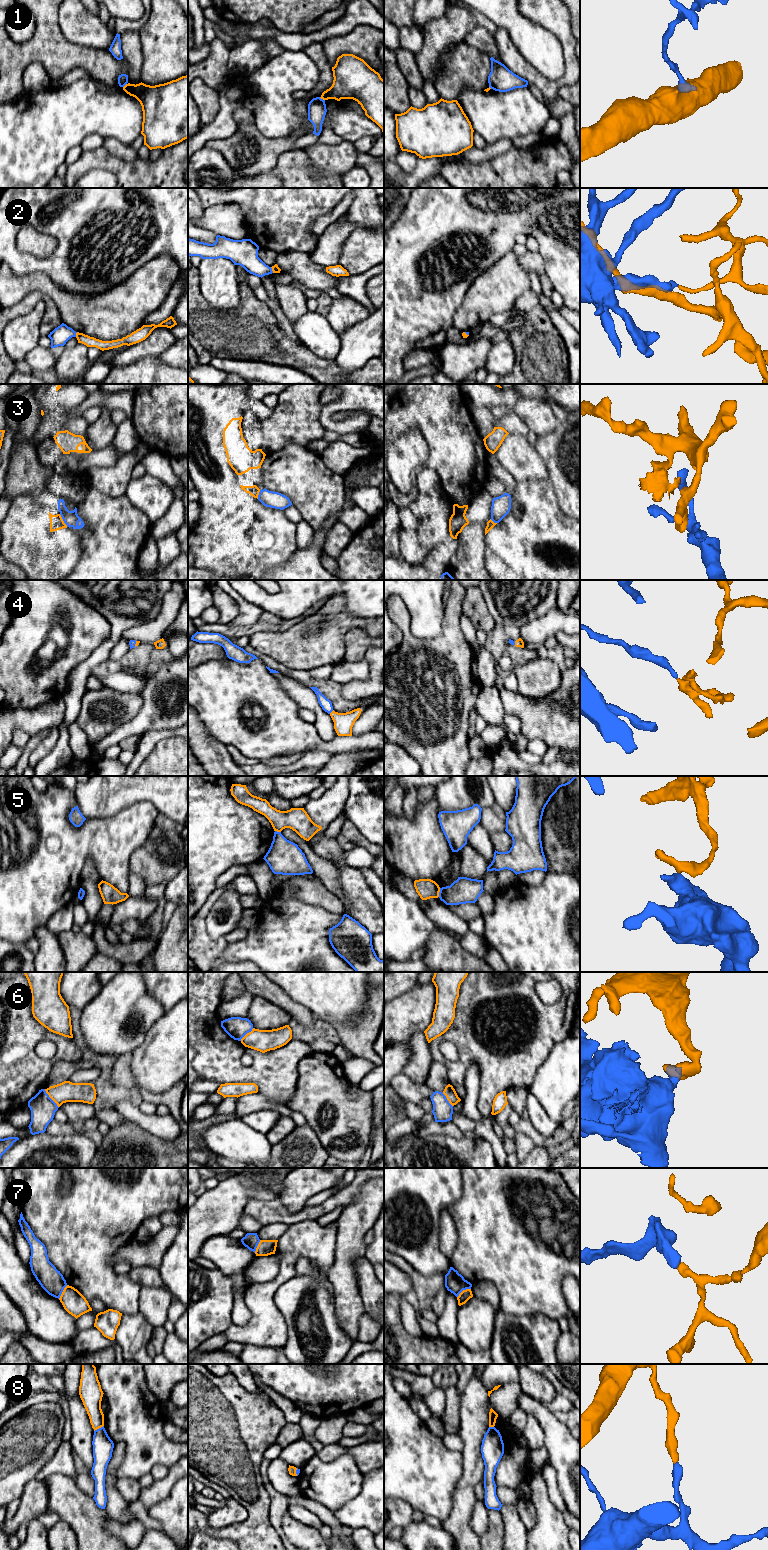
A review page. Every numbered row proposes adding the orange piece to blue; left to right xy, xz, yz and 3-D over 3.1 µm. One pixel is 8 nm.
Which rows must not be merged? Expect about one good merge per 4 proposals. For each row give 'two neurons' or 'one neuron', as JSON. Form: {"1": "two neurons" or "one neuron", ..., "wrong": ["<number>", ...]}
{"1": "two neurons", "2": "two neurons", "3": "two neurons", "4": "two neurons", "5": "two neurons", "6": "two neurons", "7": "two neurons", "8": "two neurons", "wrong": ["1", "2", "3", "4", "5", "6", "7", "8"]}

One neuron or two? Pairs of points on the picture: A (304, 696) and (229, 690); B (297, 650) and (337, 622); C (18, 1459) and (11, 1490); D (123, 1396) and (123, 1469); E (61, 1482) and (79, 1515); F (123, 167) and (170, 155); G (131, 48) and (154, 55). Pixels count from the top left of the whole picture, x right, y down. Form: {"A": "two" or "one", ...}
{"A": "two", "B": "one", "C": "one", "D": "one", "E": "one", "F": "one", "G": "two"}

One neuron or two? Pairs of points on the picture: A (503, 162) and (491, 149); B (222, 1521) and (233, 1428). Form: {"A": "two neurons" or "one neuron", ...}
{"A": "two neurons", "B": "two neurons"}

